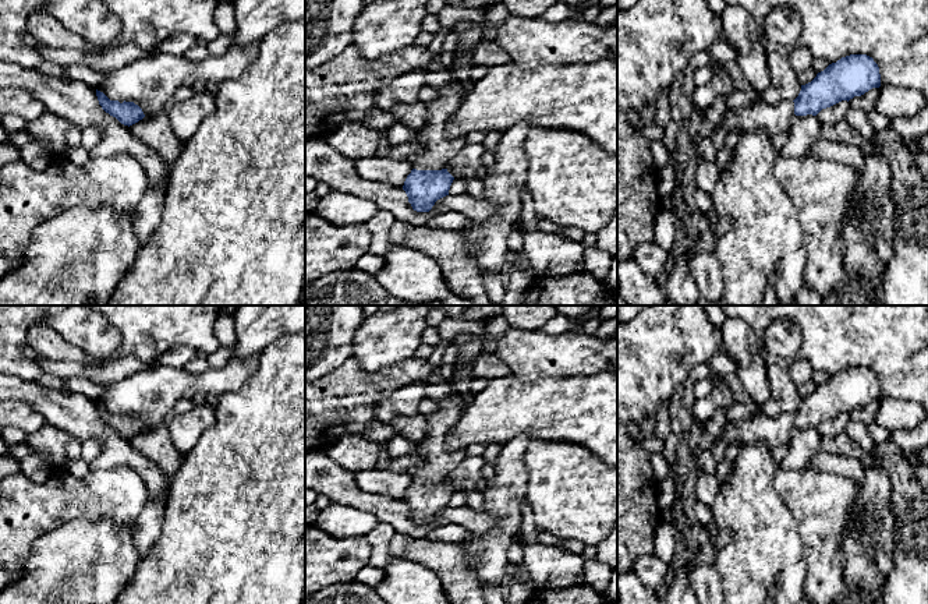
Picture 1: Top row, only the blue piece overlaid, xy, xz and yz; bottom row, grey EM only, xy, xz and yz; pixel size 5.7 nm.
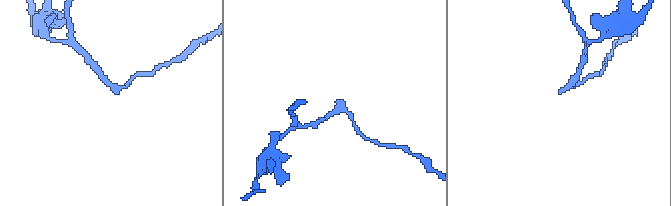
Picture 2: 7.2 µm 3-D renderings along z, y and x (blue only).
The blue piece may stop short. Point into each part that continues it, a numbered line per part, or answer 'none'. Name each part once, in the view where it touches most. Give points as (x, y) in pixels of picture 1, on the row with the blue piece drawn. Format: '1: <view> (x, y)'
1: xz (438, 149)

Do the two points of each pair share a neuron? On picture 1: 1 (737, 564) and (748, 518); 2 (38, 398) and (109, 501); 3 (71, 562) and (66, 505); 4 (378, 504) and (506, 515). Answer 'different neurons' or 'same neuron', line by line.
1: same neuron
2: different neurons
3: different neurons
4: different neurons

